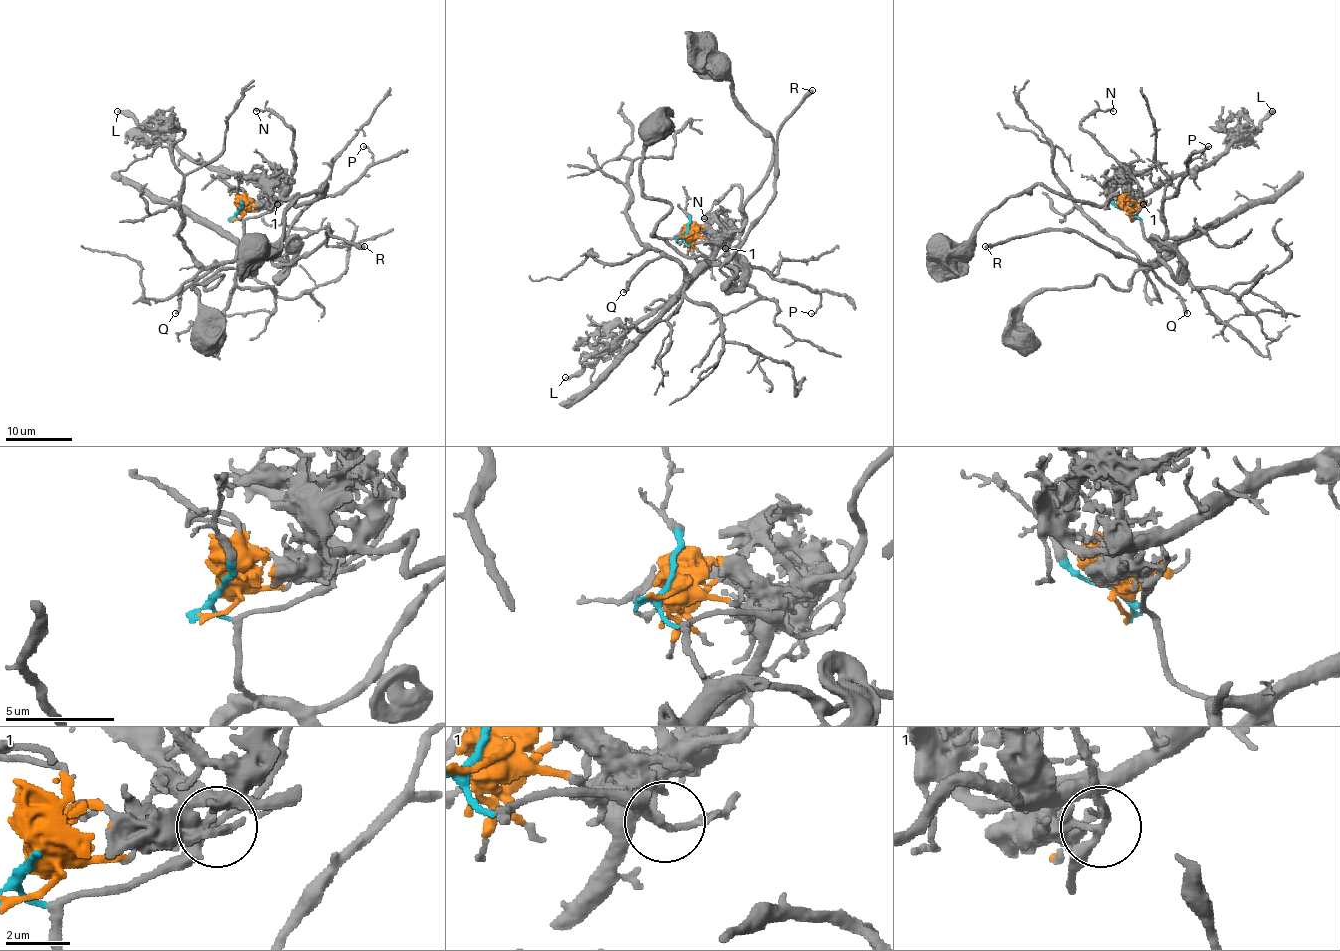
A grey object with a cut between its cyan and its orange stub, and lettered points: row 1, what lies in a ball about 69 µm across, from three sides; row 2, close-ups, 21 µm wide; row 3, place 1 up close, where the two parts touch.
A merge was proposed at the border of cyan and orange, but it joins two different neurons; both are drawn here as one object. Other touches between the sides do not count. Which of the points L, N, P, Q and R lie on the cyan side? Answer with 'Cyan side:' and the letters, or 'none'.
Cyan side: N, P, Q, R

